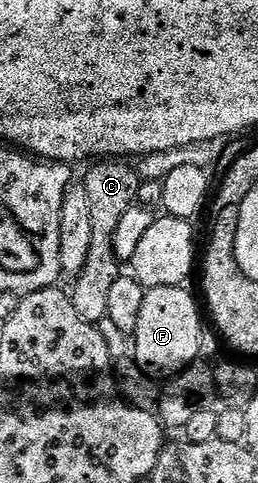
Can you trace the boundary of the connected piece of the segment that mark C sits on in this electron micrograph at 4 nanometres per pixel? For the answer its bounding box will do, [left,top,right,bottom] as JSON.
[72,160,142,324]

